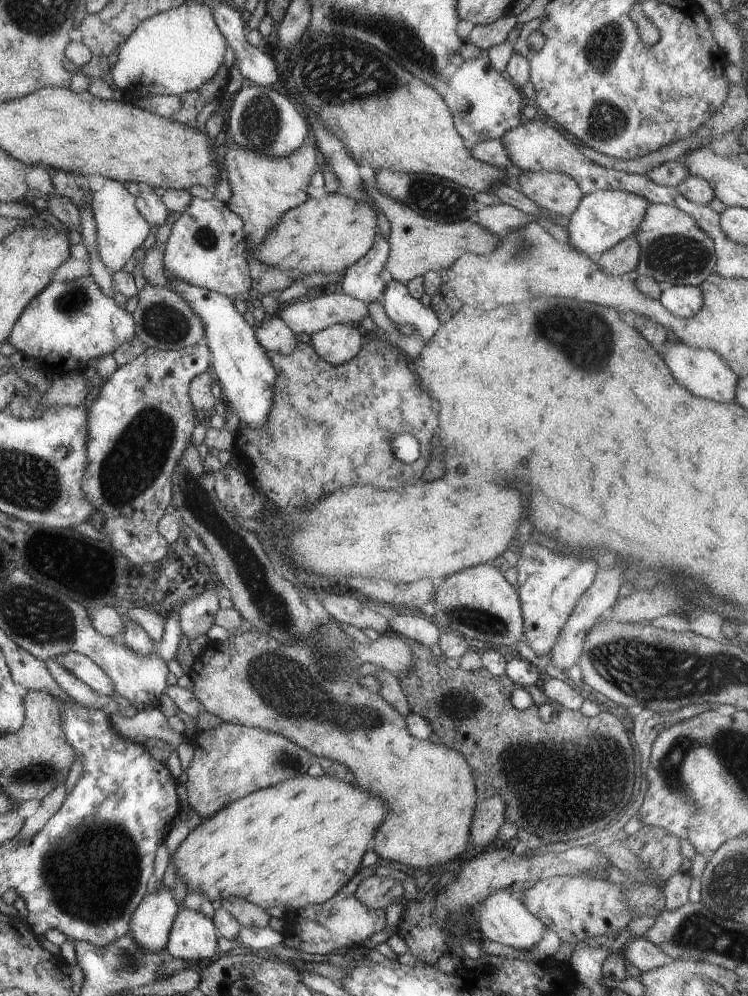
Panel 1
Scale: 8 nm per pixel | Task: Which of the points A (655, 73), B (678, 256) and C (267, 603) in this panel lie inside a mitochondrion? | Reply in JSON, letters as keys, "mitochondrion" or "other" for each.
{"A":"other","B":"mitochondrion","C":"mitochondrion"}

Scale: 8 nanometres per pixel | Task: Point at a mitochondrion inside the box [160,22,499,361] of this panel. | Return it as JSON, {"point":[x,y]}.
{"point":[348,74]}

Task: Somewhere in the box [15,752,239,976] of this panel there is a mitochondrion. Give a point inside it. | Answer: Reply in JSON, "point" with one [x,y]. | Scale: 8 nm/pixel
{"point":[92,876]}

